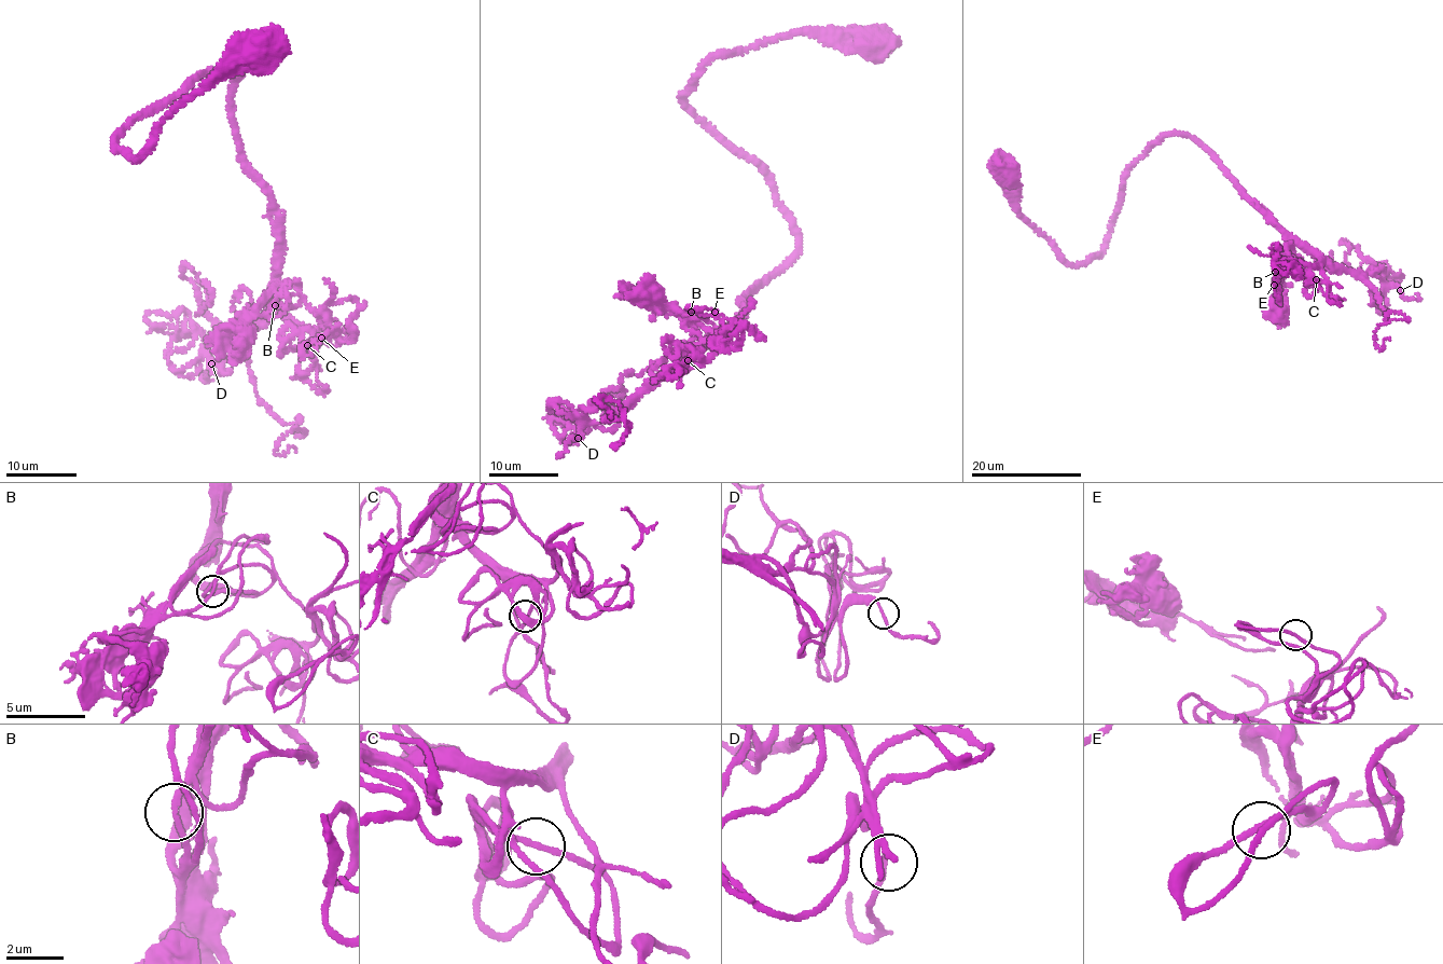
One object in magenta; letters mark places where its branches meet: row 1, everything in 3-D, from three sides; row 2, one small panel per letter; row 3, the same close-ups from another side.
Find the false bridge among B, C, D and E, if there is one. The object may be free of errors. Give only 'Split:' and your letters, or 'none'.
Split: none

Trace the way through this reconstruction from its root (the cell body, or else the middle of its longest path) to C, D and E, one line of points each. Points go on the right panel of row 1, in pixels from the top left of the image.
C: (1003, 168), (1025, 220), (1080, 264), (1102, 250), (1132, 166), (1187, 134), (1319, 258), (1316, 279)
D: (1003, 168), (1025, 220), (1080, 264), (1102, 250), (1132, 166), (1167, 134), (1187, 134), (1310, 252), (1400, 290)
E: (1003, 168), (1025, 220), (1080, 264), (1102, 250), (1132, 166), (1167, 134), (1187, 134), (1319, 258), (1274, 285)

